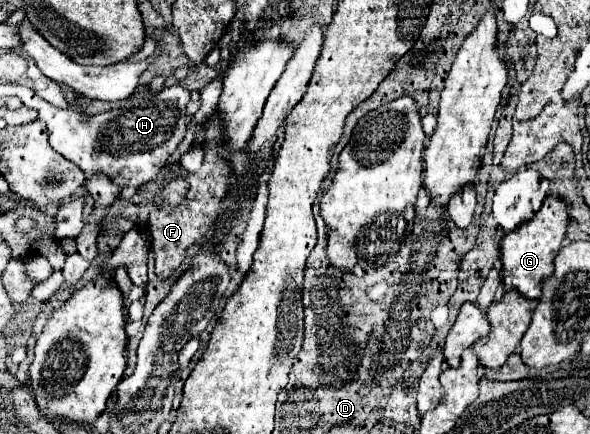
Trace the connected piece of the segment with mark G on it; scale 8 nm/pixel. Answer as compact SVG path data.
M546 197L540 211L528 221L522 223L516 231L508 233L500 243L502 253L502 285L504 291L518 291L526 299L538 299L542 281L548 279L554 271L554 257L562 247L568 225L568 207L562 199Z

